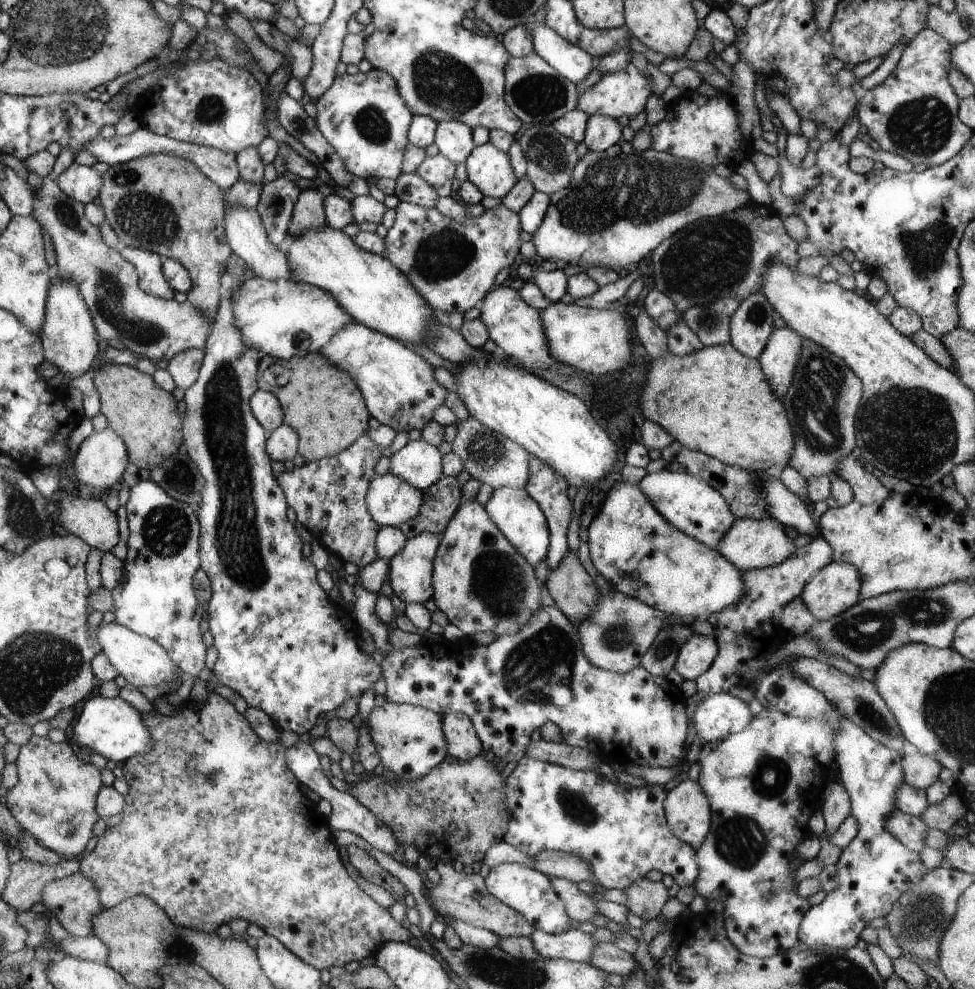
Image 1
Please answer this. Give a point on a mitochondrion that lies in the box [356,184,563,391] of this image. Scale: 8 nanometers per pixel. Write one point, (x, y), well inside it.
(445, 251)

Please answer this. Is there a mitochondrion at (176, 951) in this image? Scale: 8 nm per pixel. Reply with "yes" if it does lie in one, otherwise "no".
yes

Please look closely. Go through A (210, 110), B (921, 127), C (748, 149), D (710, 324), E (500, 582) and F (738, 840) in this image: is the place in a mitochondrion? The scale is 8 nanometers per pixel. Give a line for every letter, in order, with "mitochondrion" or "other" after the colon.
A: mitochondrion
B: mitochondrion
C: other
D: mitochondrion
E: mitochondrion
F: mitochondrion

